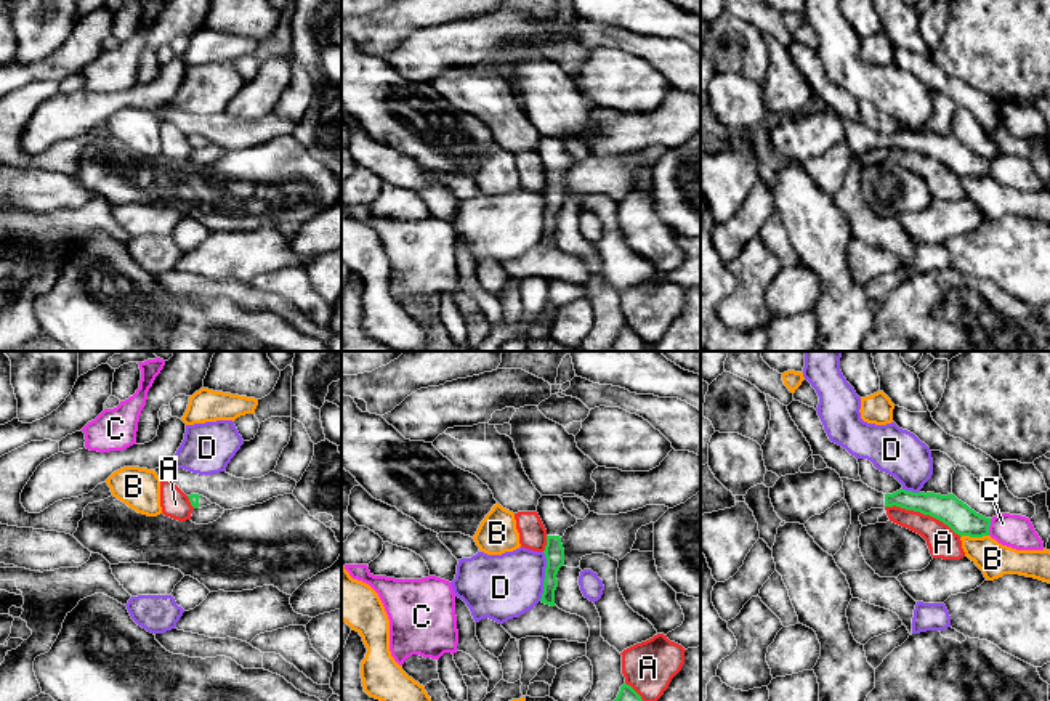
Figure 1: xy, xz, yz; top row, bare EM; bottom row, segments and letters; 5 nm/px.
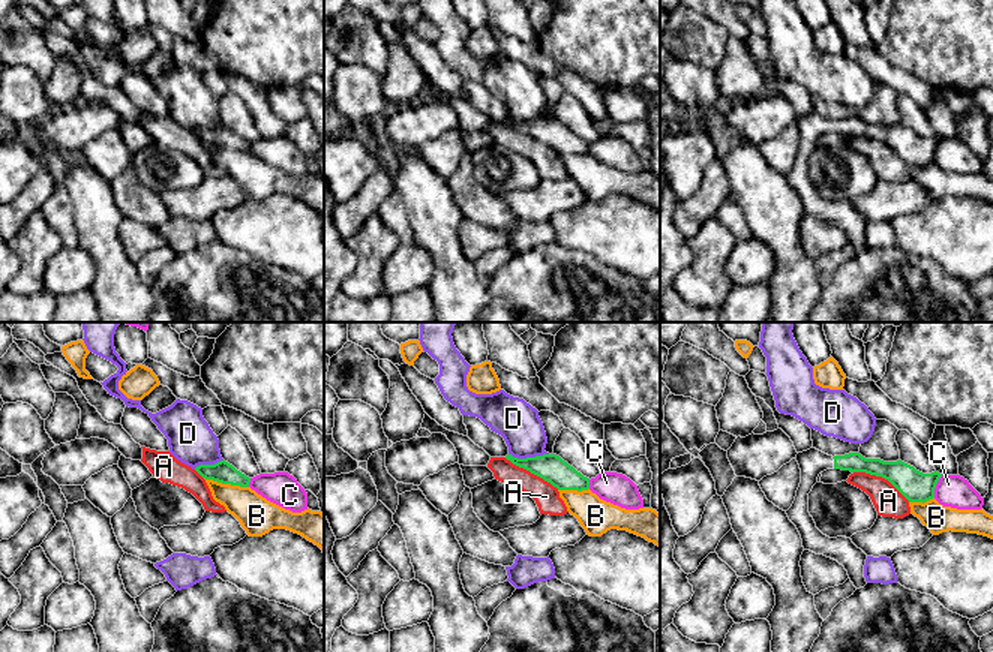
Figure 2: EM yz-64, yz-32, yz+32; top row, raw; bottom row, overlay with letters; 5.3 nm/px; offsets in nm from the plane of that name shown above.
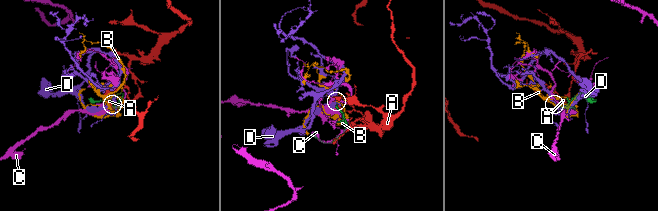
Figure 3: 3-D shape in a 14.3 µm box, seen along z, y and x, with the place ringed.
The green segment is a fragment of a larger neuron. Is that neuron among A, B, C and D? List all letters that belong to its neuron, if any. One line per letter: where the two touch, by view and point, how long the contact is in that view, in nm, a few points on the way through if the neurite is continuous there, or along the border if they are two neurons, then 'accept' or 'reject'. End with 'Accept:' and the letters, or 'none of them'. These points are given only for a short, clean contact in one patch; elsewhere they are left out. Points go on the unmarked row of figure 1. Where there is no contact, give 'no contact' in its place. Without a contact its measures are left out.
A: meets green in yz at (924, 154); contact 420 nm long; reject
B: meets green in yz at (973, 177); contact 140 nm long; reject
C: meets green in yz at (989, 166); contact 90 nm long; reject
D: meets green in xz at (545, 217); contact 240 nm long; border along xz (544, 193), (545, 218), (544, 233), (539, 241); reject
Accept: none of them

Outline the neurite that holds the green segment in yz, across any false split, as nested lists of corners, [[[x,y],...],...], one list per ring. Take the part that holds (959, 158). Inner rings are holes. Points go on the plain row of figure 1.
[[[842,119],[845,141],[851,151],[851,165],[842,189],[834,196],[837,207],[846,217],[853,239],[890,250],[899,257],[912,276],[912,258],[917,242],[904,231],[896,218],[880,218],[864,201],[859,189],[859,156],[870,149],[901,148],[930,156],[947,165],[955,175],[989,176],[992,159],[986,159],[954,135],[912,133],[899,130],[893,135],[878,133],[862,122]]]

